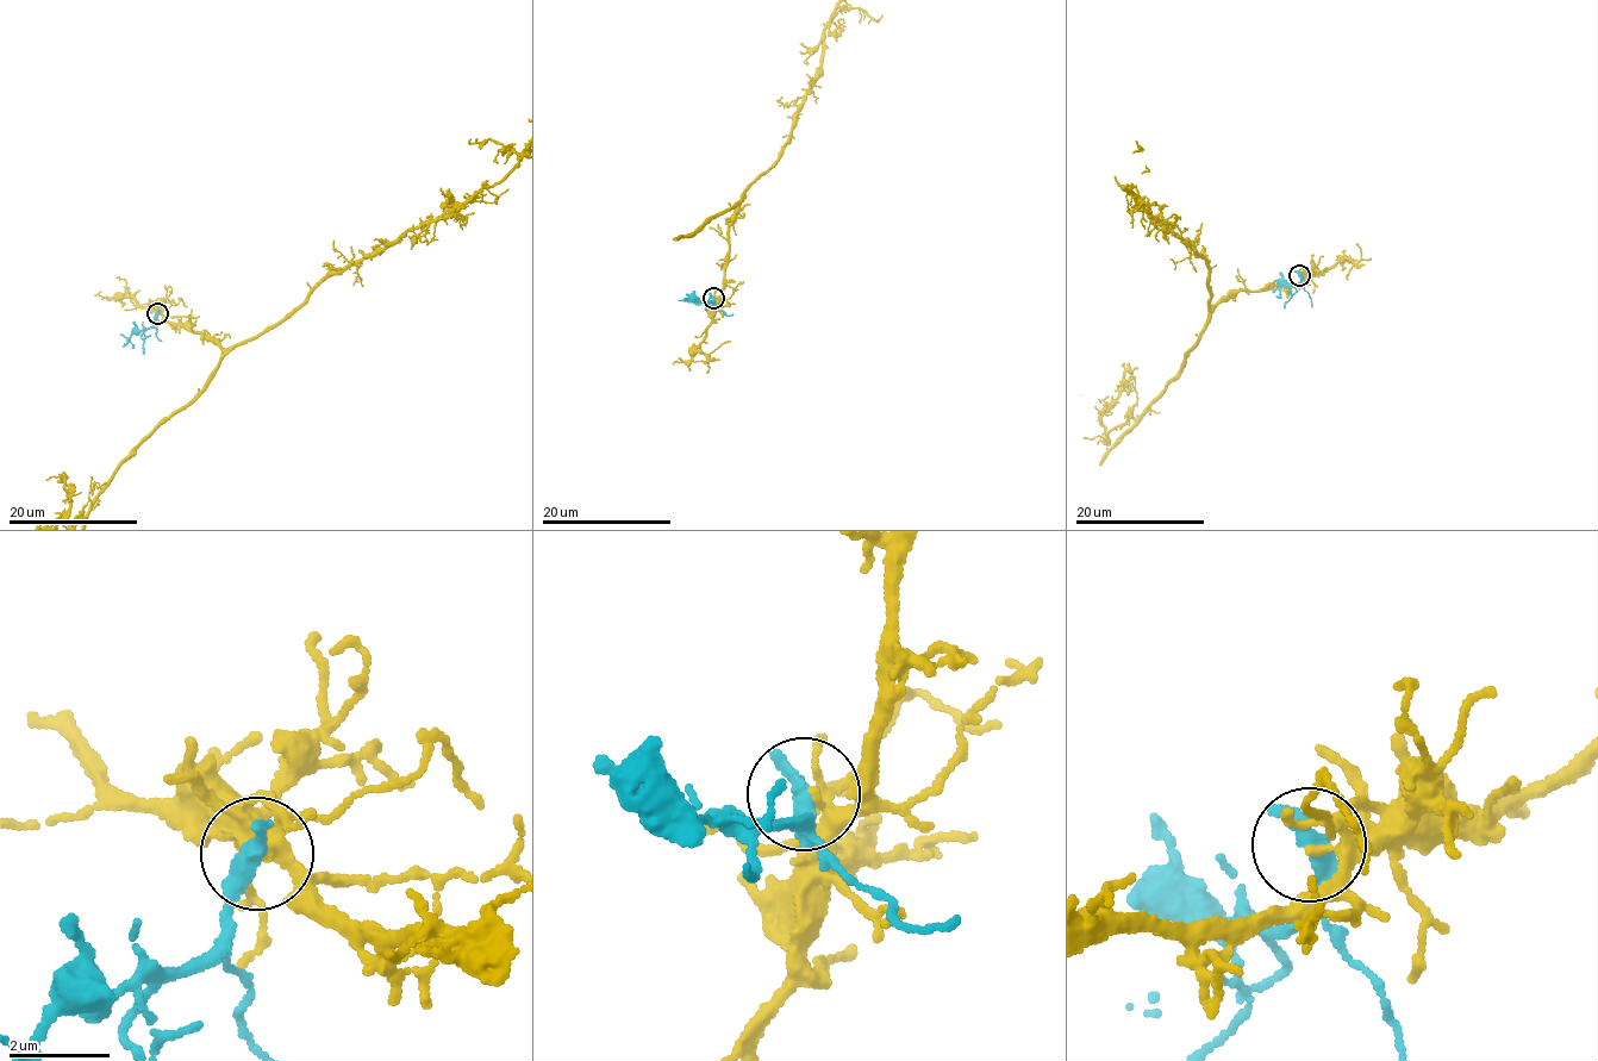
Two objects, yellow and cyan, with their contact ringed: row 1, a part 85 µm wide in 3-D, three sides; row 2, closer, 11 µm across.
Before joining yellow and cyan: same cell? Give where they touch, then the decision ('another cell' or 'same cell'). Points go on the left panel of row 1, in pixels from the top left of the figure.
at (157, 313); same cell

